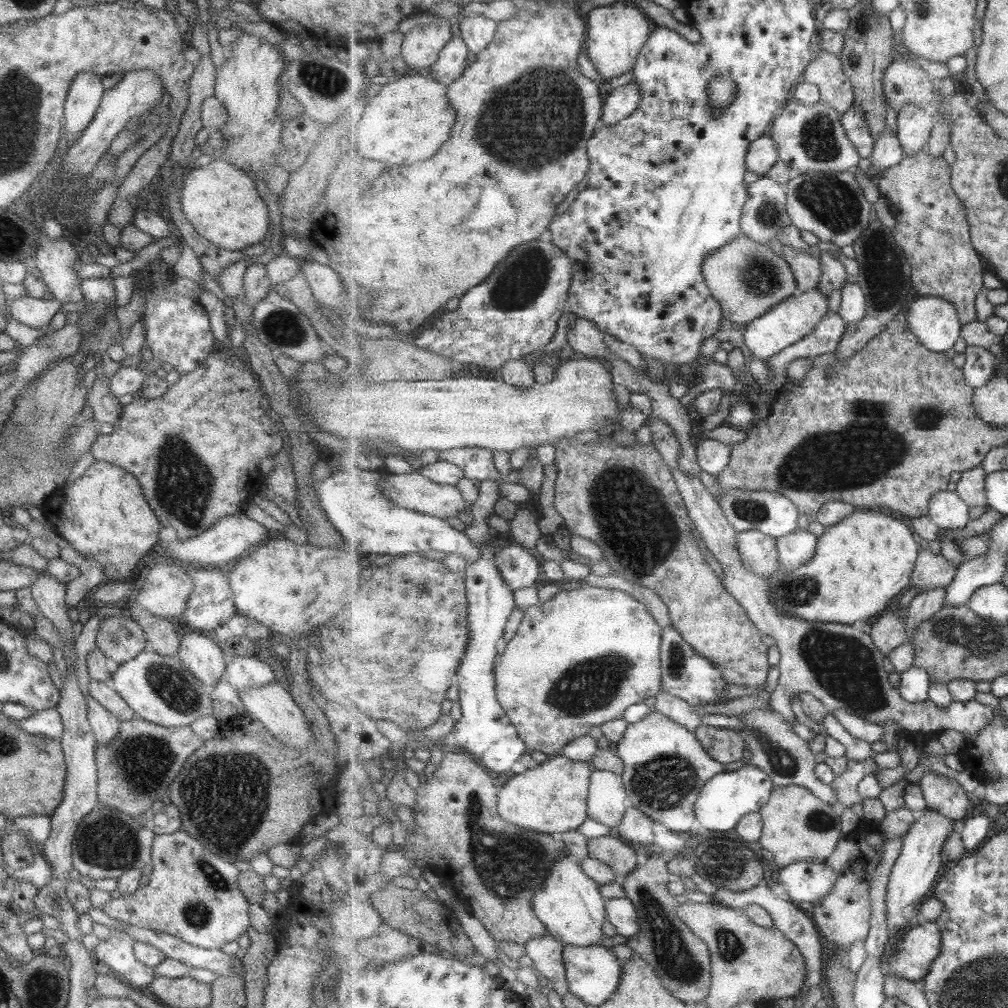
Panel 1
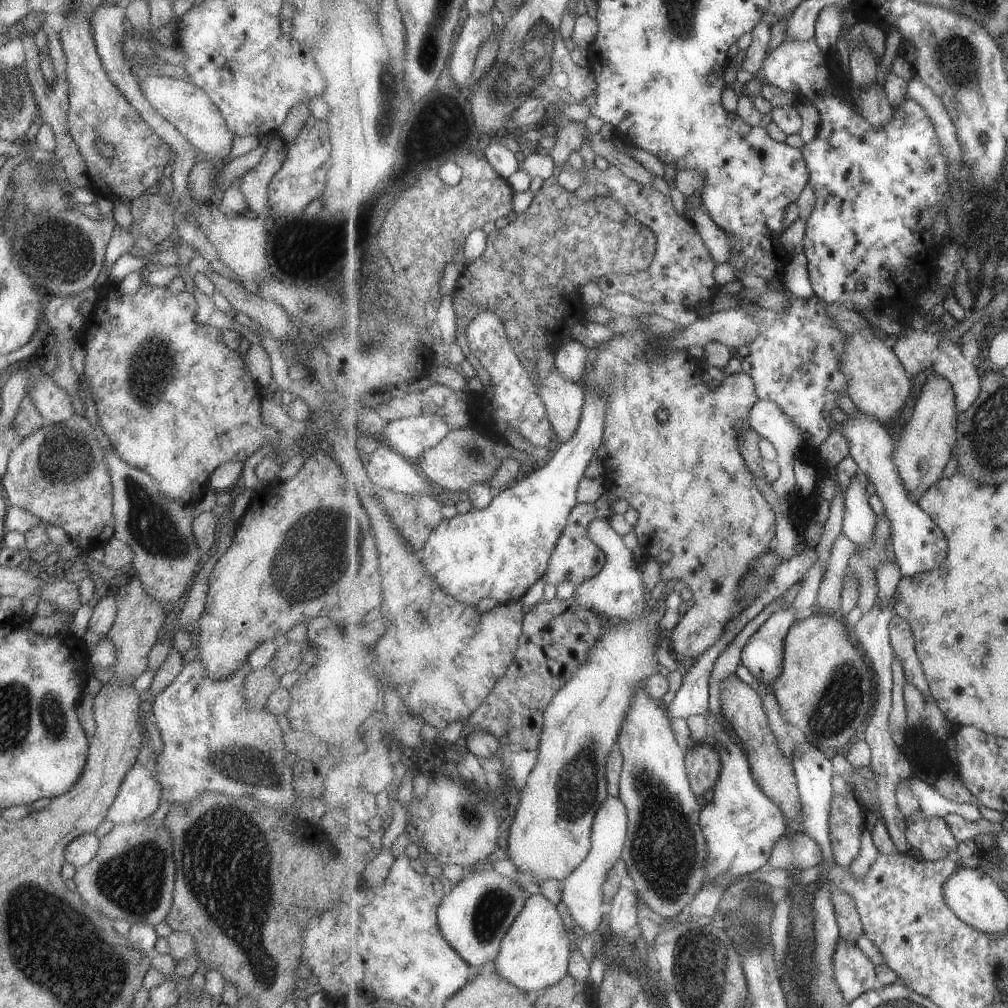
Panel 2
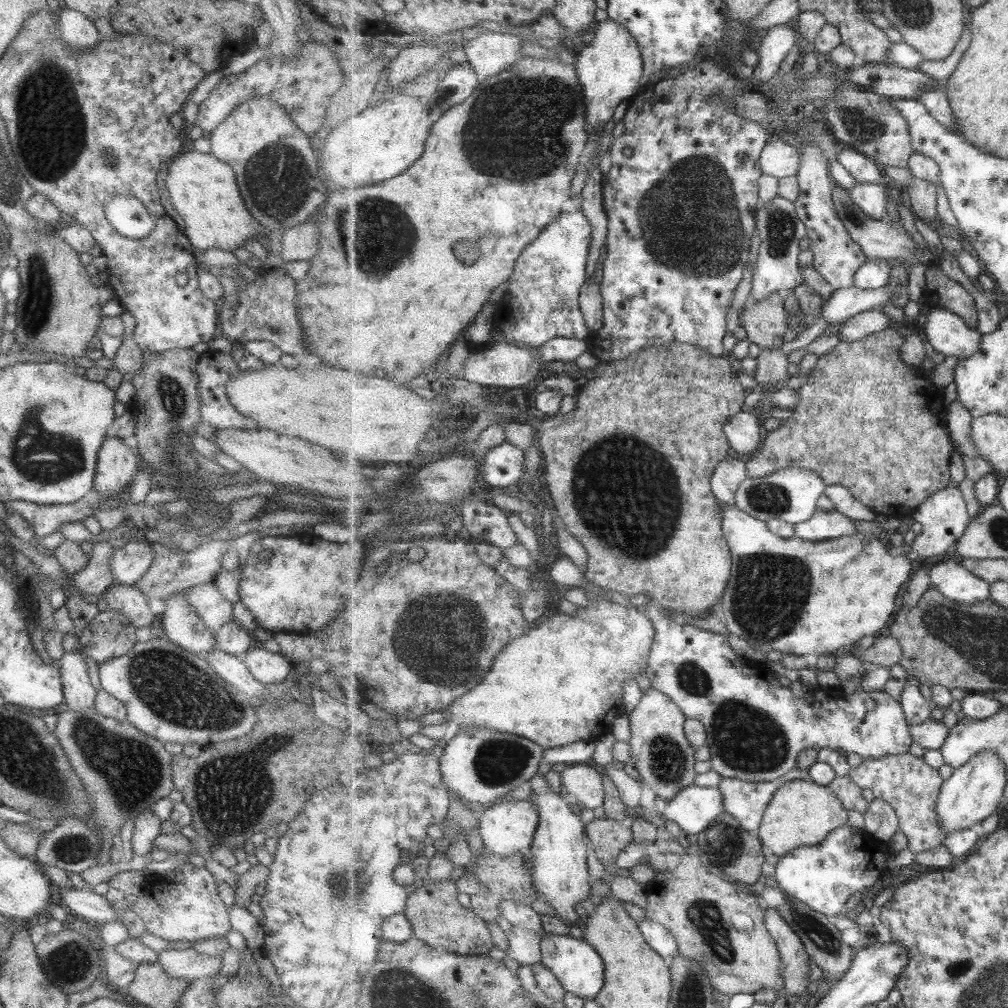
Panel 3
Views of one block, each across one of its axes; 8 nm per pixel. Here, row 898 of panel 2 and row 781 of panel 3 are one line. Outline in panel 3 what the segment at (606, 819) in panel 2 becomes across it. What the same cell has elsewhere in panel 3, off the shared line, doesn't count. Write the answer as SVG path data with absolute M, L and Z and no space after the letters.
M586 764L569 765L561 772L561 782L577 806L587 809L604 807L604 775Z

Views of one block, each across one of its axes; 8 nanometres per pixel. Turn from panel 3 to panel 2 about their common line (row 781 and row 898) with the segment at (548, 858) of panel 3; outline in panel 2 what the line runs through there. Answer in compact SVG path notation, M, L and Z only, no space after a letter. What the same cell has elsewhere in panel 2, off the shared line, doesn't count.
M533 889L523 912L503 939L501 954L493 961L495 968L503 978L523 990L546 990L570 972L571 941L576 934L565 928L557 906Z

